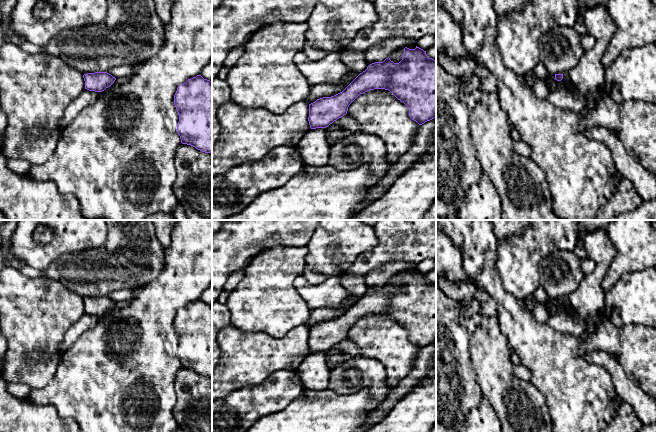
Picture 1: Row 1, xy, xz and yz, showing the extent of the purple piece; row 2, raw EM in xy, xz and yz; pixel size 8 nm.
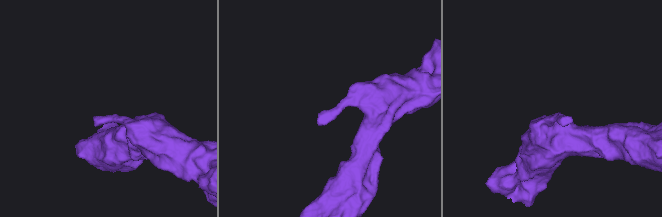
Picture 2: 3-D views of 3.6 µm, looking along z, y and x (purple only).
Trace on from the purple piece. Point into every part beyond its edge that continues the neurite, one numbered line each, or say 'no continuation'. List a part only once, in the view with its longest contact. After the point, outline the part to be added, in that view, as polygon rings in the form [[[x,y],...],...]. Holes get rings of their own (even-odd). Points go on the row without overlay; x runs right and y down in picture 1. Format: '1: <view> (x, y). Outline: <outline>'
no continuation

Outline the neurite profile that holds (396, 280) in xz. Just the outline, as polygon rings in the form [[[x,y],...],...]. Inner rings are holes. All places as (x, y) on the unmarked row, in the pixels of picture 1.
[[[401,271],[401,272],[398,272],[395,275],[393,275],[389,279],[390,284],[393,285],[394,287],[399,287],[402,284],[402,279],[404,277],[404,272],[405,271]]]

